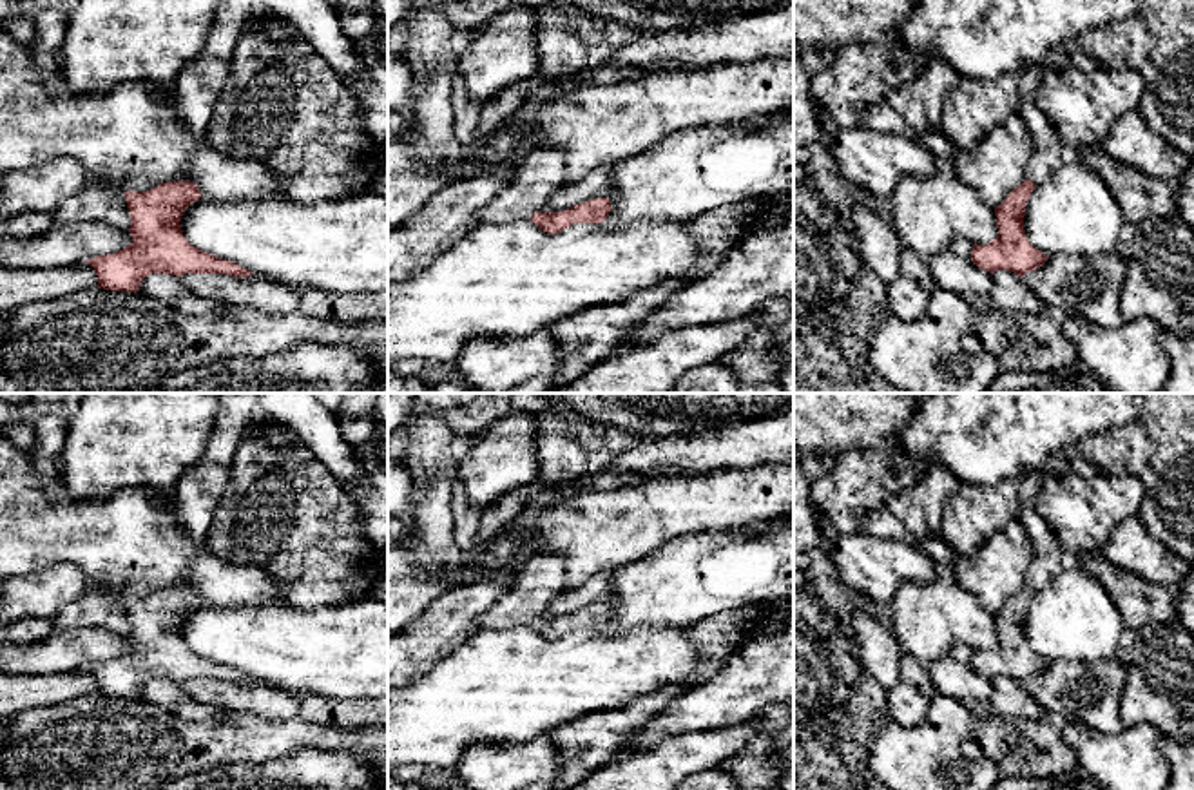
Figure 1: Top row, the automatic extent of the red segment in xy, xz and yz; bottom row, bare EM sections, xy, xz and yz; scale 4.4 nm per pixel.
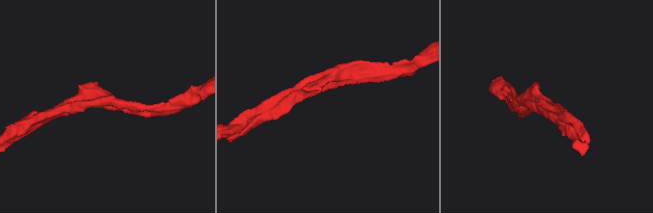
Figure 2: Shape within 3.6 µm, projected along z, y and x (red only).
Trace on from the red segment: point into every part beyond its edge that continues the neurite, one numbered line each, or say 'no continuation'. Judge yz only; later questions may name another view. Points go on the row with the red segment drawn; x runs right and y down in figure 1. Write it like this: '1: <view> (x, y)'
1: yz (1049, 153)

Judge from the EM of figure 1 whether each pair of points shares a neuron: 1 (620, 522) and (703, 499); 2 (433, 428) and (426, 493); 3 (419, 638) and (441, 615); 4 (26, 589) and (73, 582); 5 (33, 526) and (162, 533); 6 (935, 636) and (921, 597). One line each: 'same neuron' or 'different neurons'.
1: same neuron
2: same neuron
3: same neuron
4: same neuron
5: same neuron
6: same neuron

